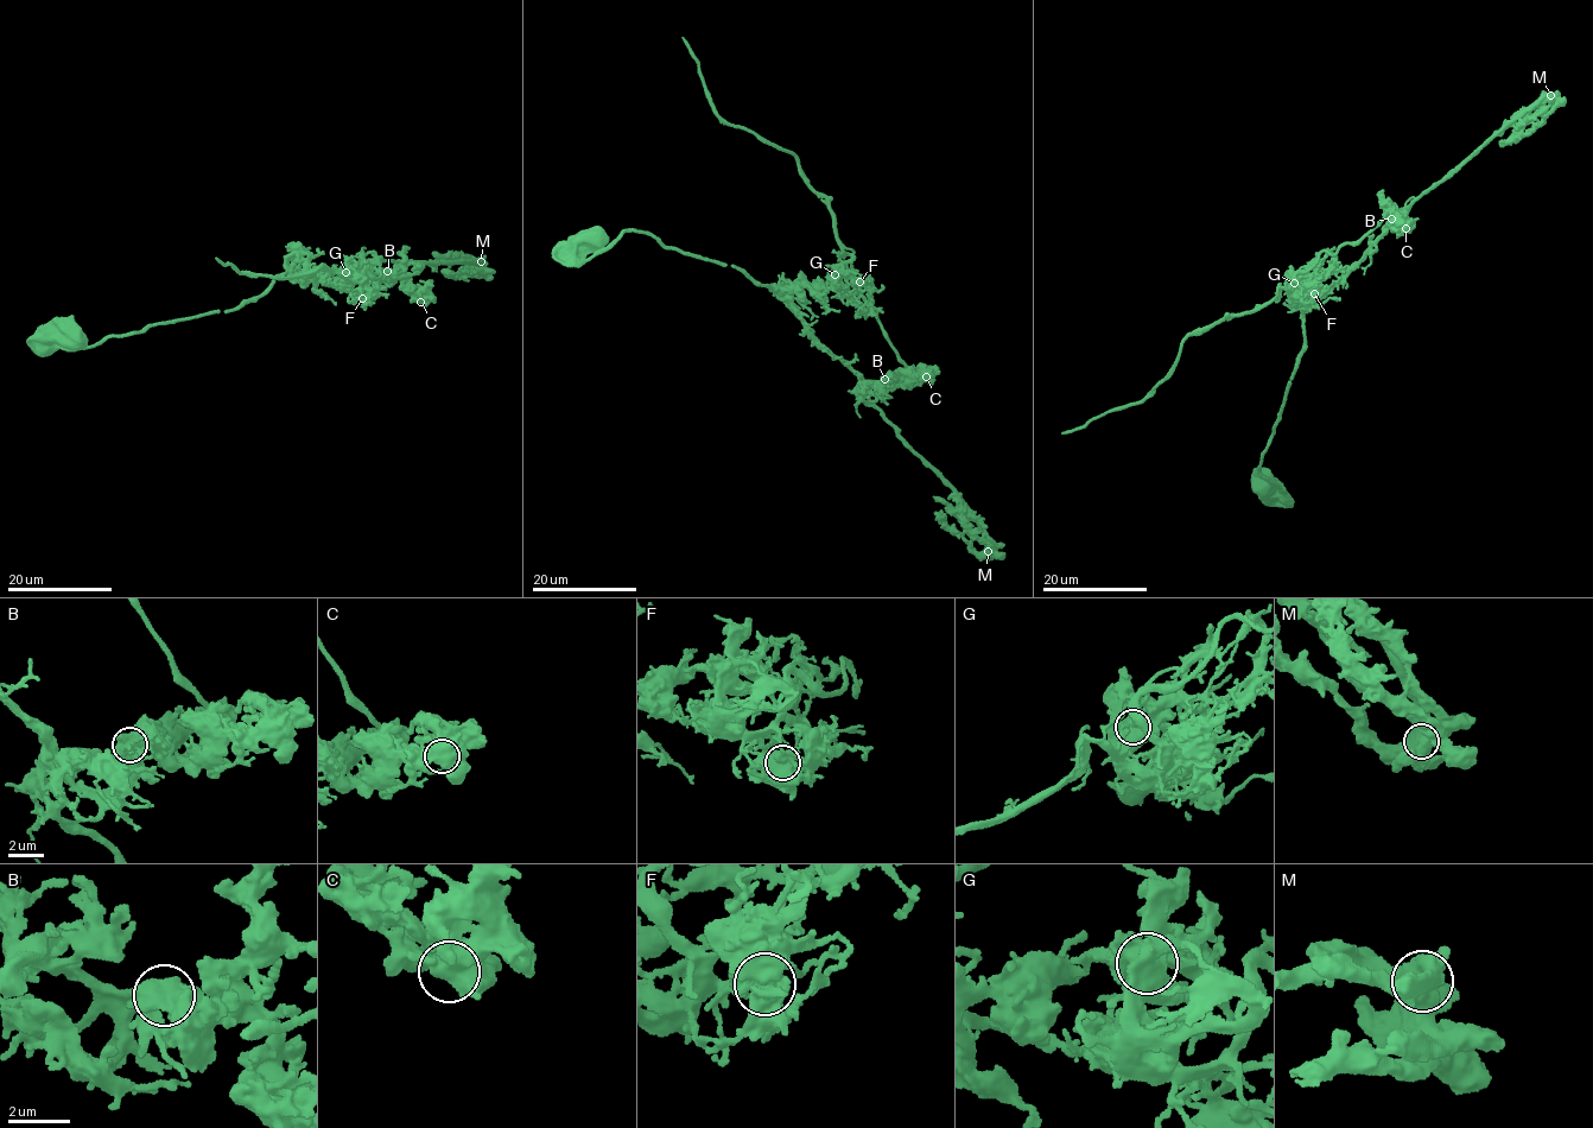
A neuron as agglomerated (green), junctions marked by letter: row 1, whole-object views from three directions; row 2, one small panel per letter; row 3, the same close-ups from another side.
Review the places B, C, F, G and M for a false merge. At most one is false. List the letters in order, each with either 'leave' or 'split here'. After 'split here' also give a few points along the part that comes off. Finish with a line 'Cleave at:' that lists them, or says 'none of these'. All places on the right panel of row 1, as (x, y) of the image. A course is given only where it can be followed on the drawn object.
B: split here; foreign part runs (1392, 219), (1385, 203), (1378, 221), (1357, 241), (1303, 266), (1267, 304), (1192, 331), (1148, 395), (1062, 432)
C: leave
F: leave
G: leave
M: leave
Cleave at: B

